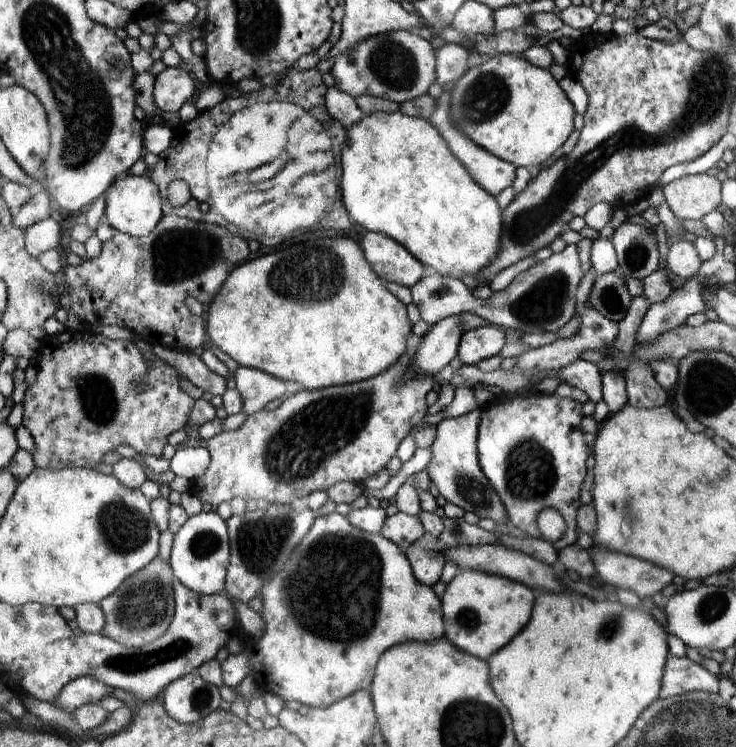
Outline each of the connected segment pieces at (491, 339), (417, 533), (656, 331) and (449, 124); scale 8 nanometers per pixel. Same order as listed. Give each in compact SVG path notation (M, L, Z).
M478 327L461 336L456 354L464 365L476 365L480 360L498 355L508 339L509 336L500 327Z
M398 511L397 514L385 518L384 526L379 533L405 550L416 540L420 540L424 536L425 530L418 515Z
M698 274L689 281L686 281L681 289L674 290L668 300L665 300L663 303L652 303L650 305L648 312L644 315L640 326L637 328L635 344L637 343L643 347L652 344L661 334L684 326L691 316L705 312L706 306L704 306L702 294L700 293L702 284L698 281L697 276Z
M451 86L444 87L443 89L443 94L440 98L436 99L437 109L429 119L429 122L436 127L436 130L438 130L442 135L442 138L446 141L450 152L452 152L452 154L462 163L462 166L465 166L465 169L470 173L470 176L491 195L496 196L497 194L500 194L504 188L512 186L516 176L517 166L490 154L487 150L484 150L481 146L472 142L472 140L470 140L462 131L453 125L453 121L449 115Z

